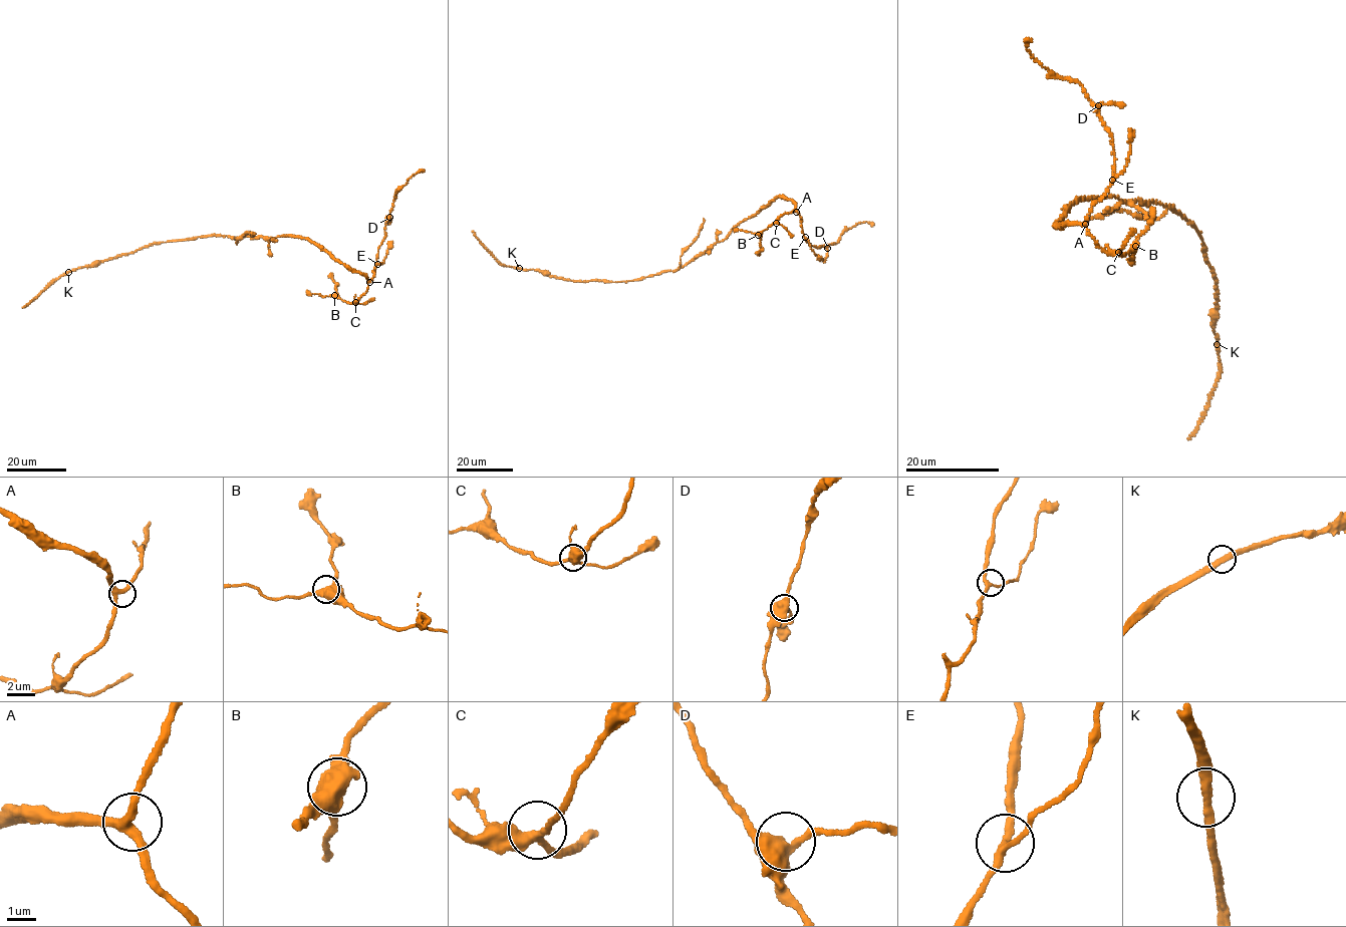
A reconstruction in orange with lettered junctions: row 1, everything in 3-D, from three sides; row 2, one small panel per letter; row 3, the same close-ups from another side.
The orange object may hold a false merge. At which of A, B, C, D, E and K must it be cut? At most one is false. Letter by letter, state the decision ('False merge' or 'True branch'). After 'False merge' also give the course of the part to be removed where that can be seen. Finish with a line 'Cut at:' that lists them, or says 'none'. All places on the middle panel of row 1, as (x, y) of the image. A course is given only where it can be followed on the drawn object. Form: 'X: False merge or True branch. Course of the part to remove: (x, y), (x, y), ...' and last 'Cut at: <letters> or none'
A: True branch
B: True branch
C: True branch
D: True branch
E: True branch
K: True branch
Cut at: none

